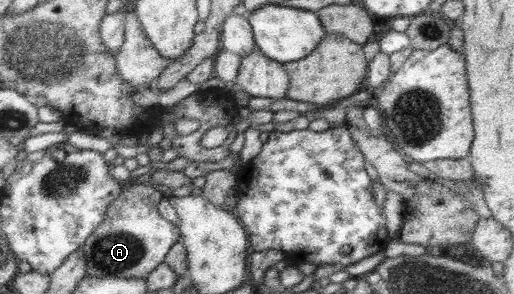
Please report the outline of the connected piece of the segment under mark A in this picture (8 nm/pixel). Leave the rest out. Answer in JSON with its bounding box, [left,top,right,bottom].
[82,183,182,278]

